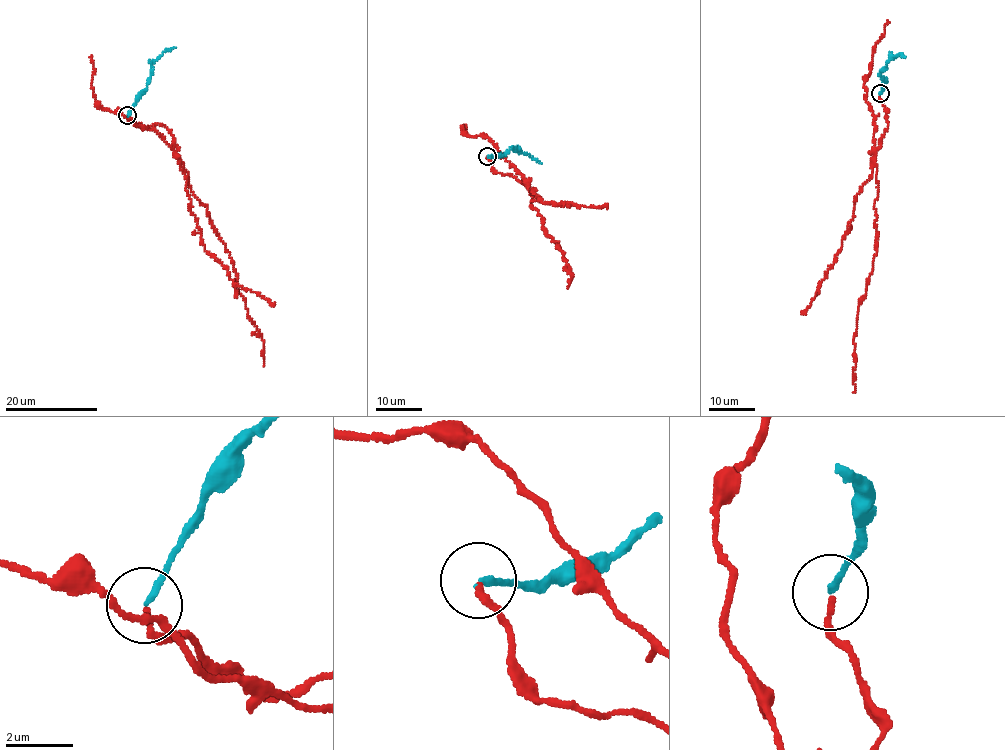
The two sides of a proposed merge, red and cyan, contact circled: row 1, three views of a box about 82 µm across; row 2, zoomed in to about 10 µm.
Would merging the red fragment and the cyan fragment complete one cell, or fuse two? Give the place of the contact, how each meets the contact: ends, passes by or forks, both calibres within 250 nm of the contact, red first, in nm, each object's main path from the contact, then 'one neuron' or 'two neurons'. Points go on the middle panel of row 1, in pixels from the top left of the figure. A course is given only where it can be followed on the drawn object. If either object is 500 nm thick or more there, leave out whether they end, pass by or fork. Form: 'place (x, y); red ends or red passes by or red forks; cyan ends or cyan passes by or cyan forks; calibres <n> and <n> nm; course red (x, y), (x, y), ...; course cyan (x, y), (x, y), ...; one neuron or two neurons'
place (487, 156); red ends; cyan ends; calibres 150 and 180 nm; course red (487, 156), (497, 173), (528, 185), (530, 206), (544, 218), (542, 228), (562, 251), (572, 275), (567, 287); course cyan (487, 156), (518, 148), (542, 163); two neurons

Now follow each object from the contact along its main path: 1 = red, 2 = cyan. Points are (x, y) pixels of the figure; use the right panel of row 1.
1: (880, 93), (888, 126), (875, 154), (876, 254), (857, 315), (853, 393)
2: (880, 93), (884, 80), (880, 74), (886, 62), (899, 54), (904, 58)

